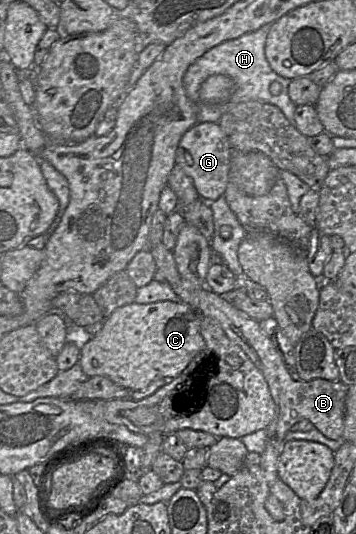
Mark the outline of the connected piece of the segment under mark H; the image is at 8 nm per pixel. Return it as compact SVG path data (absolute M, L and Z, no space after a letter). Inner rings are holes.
M266 24L256 31L225 41L208 50L189 66L184 75L183 83L187 96L195 103L199 103L199 89L209 76L216 74L226 75L232 78L235 83L233 94L226 103L199 103L197 108L198 123L218 122L230 105L255 100L278 106L288 120L295 124L294 113L297 105L290 98L290 85L293 79L286 78L277 73L271 67L265 55L266 40L271 26L272 24ZM273 82L280 82L283 85L283 91L279 95L273 95L270 92L270 85Z

